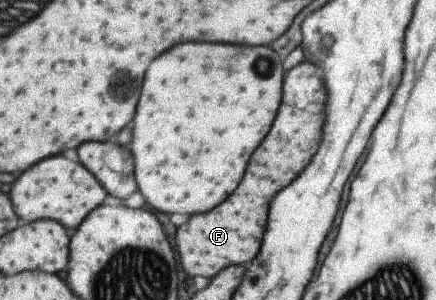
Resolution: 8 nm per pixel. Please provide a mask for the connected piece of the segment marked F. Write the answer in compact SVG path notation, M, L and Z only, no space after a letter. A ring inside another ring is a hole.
M301 63L283 75L277 115L269 133L249 157L237 189L233 189L233 193L215 209L203 215L191 215L183 225L176 227L175 251L187 275L211 279L219 269L229 265L245 265L255 257L271 197L289 185L289 181L293 181L293 177L309 163L309 157L317 149L323 109L321 103L321 79L317 77L313 65Z

